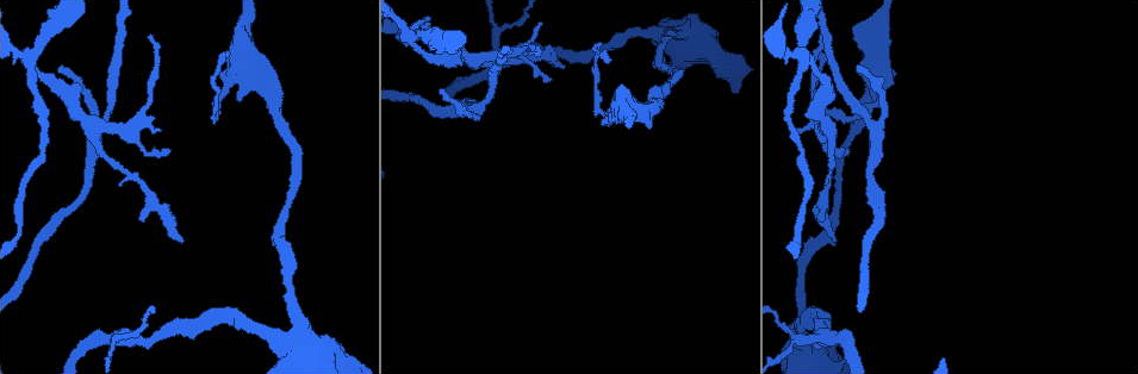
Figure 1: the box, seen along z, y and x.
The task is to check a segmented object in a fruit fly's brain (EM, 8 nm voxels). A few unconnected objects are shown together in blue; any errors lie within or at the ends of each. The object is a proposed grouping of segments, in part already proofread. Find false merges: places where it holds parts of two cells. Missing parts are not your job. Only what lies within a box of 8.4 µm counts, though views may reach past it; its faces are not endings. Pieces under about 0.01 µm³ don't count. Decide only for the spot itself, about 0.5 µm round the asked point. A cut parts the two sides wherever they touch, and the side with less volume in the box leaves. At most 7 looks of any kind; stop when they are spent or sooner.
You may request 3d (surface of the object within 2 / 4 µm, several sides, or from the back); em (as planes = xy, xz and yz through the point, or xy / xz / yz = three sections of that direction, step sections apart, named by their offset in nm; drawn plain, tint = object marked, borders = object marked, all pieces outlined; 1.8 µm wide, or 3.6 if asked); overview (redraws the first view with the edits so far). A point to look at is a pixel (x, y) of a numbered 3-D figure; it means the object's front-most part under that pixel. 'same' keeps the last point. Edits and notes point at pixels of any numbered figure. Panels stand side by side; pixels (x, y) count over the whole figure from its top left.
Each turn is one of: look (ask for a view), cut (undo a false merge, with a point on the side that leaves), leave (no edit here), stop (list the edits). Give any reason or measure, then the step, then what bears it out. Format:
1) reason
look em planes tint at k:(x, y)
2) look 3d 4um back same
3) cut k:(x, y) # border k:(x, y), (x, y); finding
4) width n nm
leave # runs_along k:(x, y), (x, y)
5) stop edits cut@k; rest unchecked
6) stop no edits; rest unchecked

sudden change in width
look em planes tint at 1:(824, 339)

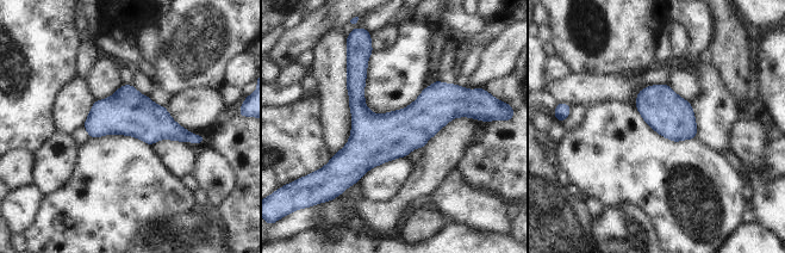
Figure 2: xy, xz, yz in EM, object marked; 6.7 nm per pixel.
width 280 nm
leave # continuous, no second cell

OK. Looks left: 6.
three arms meet
look em planes tint at 1:(876, 129)

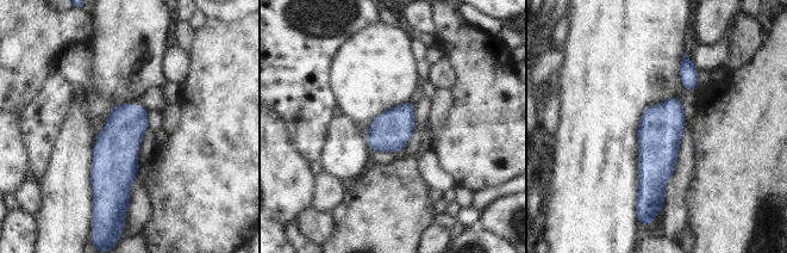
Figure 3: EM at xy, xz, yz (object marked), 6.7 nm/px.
leave # continuous, no second cell

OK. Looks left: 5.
looks like a crossing
look 3d 2um at 1:(807, 58)

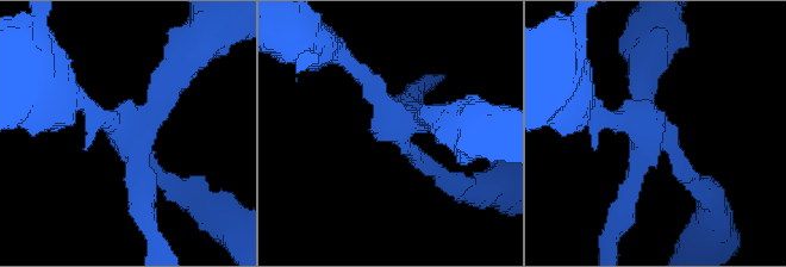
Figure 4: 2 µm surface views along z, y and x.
arms 4; shape alone is not enough
look em xz step 8 plain at 4:(404, 128)

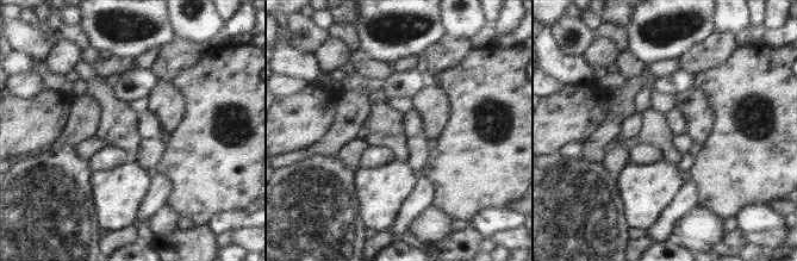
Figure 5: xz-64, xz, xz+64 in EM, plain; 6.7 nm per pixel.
look em xz step 8 tint same

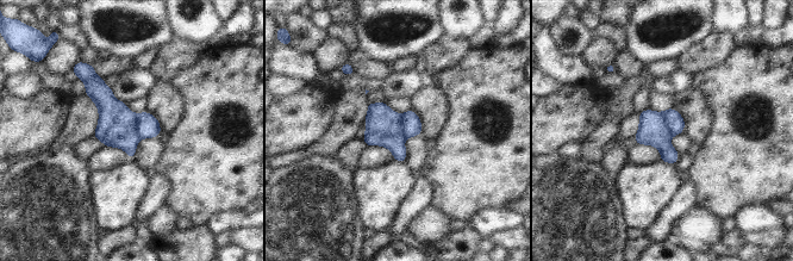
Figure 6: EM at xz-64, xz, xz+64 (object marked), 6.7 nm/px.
cut 6:(148, 126) # border 6:(136, 115), (136, 134), (139, 138); two cells meet here

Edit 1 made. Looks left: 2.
stop edits cut@6; rest unchecked

